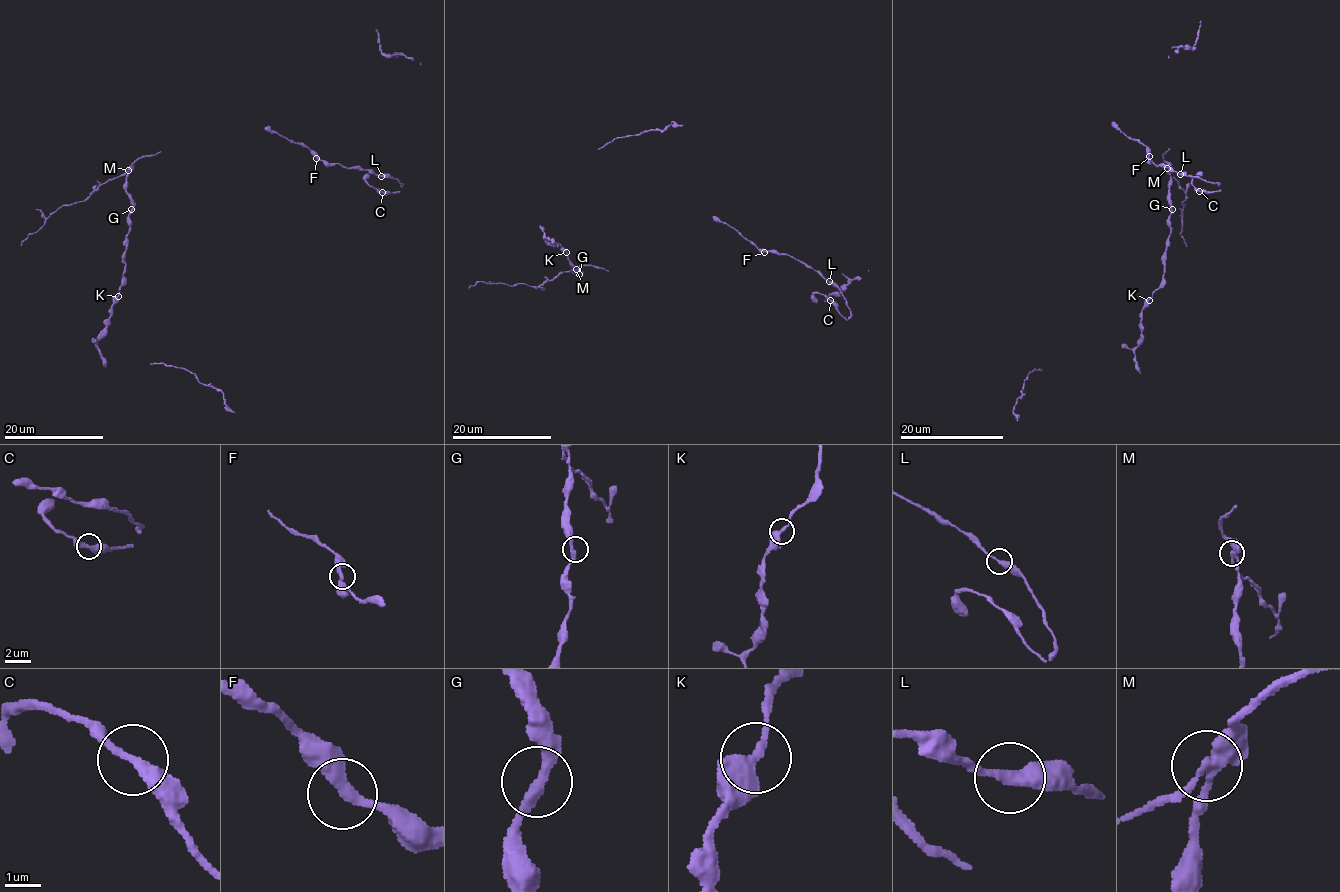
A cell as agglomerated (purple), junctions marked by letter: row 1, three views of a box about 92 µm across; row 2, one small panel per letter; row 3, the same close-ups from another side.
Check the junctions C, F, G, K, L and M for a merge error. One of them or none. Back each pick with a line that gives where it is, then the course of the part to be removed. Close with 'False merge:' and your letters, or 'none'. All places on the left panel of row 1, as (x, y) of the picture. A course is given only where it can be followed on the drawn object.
M: at (128, 170); foreign part runs (128, 170), (78, 202), (61, 206), (21, 245)
False merge: M

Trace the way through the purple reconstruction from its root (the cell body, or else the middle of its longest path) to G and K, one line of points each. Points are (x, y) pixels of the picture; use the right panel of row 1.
G: (1163, 160), (1170, 171), (1172, 209)
K: (1163, 160), (1170, 171), (1170, 236), (1162, 284), (1149, 300)

